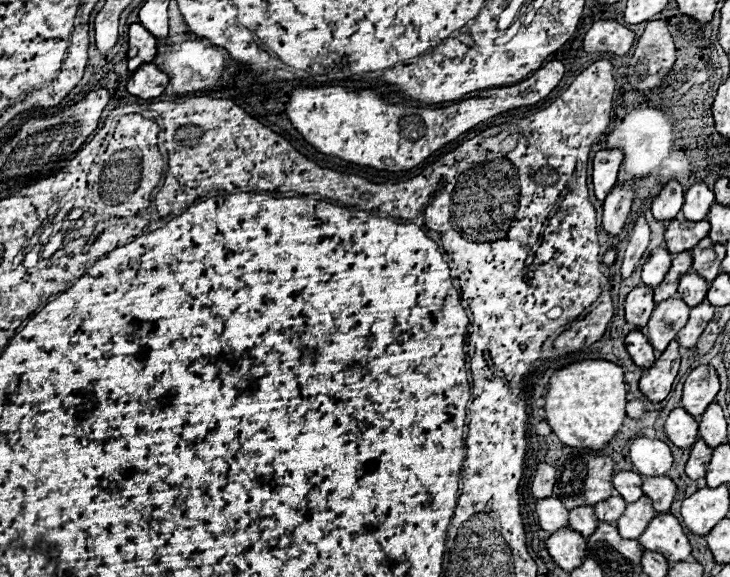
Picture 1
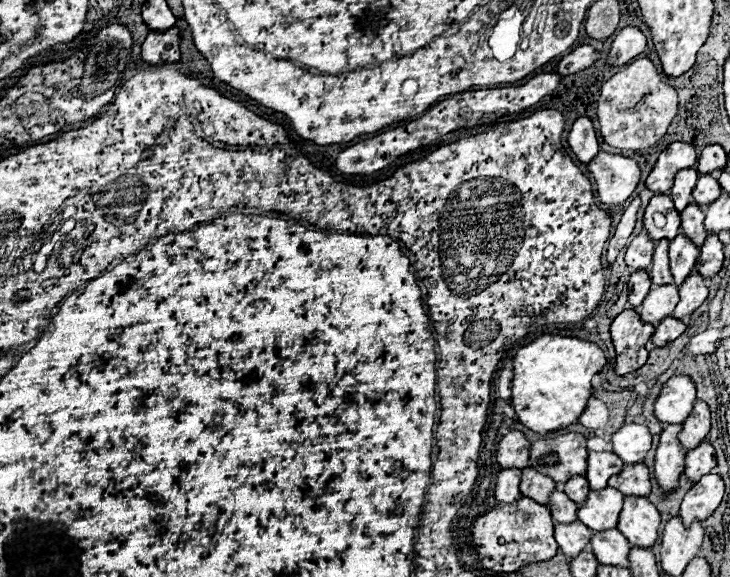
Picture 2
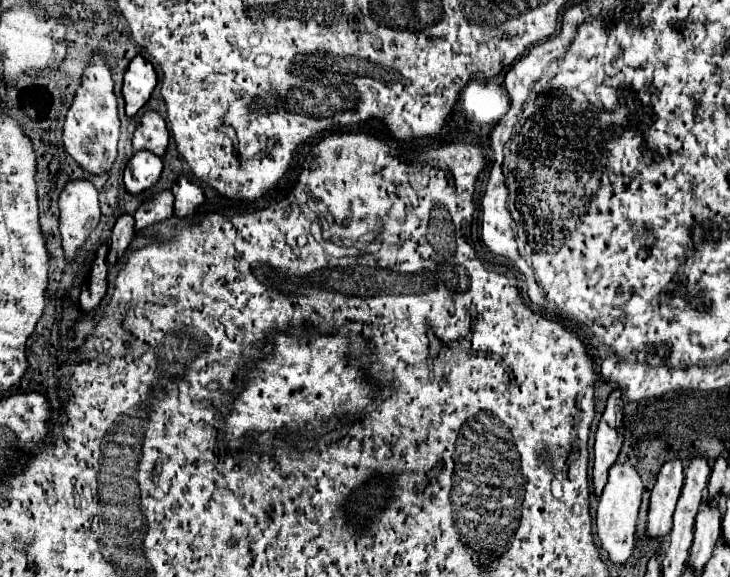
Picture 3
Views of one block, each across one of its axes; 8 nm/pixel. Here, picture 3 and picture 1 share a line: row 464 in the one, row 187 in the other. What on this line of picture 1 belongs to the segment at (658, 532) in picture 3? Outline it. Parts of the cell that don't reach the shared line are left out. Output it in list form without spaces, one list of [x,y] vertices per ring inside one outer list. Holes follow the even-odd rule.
[[[668,180],[662,192],[652,202],[652,212],[658,222],[670,222],[676,218],[684,204],[684,190],[682,184],[676,180]]]

